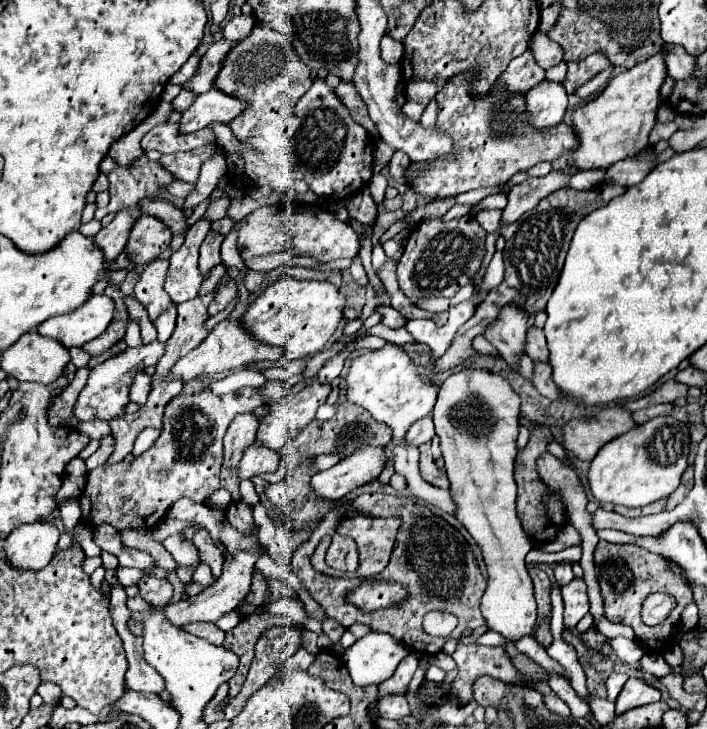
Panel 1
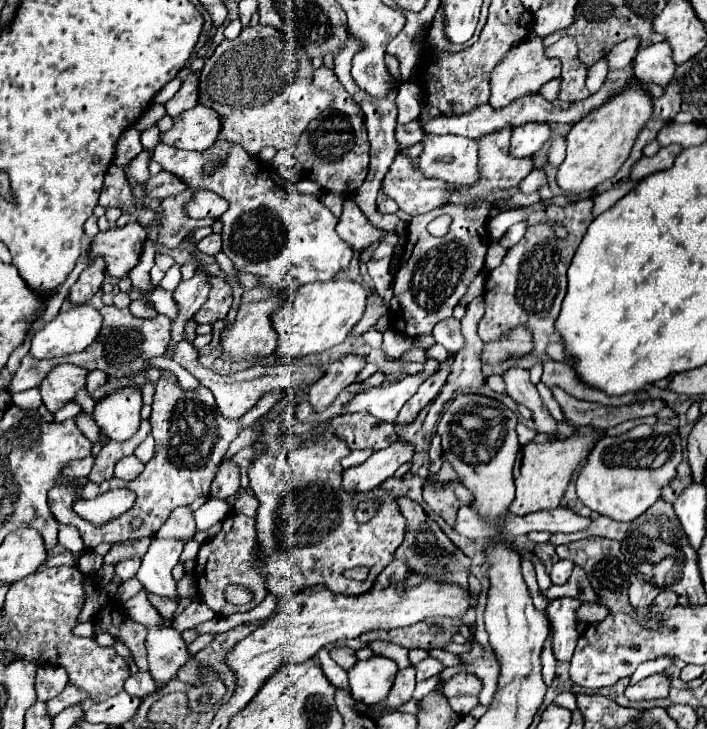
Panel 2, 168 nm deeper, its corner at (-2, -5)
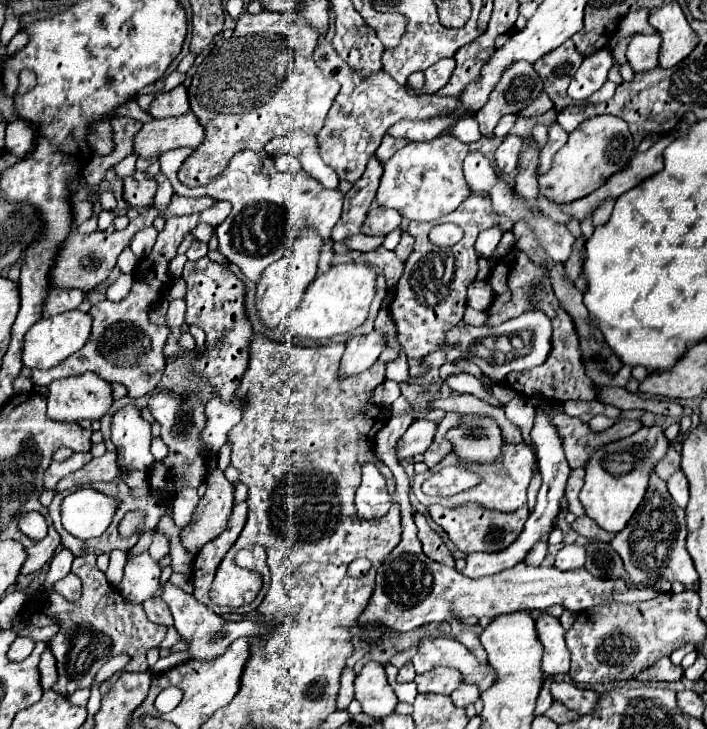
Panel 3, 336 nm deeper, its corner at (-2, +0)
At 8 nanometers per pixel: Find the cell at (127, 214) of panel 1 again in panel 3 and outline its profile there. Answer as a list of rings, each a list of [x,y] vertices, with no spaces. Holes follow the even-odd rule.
[[[52,289],[48,299],[44,301],[44,317],[52,317],[56,313],[78,309],[84,297],[86,293],[82,289]]]

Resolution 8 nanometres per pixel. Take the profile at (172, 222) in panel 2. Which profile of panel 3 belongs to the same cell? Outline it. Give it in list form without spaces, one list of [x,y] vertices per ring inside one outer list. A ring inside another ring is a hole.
[[[218,201],[214,207],[210,207],[202,213],[184,215],[184,217],[176,217],[176,215],[168,217],[164,229],[158,233],[152,253],[138,267],[138,273],[142,273],[142,275],[138,275],[134,279],[130,295],[118,303],[104,299],[104,301],[92,305],[92,309],[88,313],[92,315],[94,323],[92,323],[92,333],[90,333],[90,339],[86,341],[86,345],[52,369],[46,369],[46,371],[32,369],[30,371],[32,383],[34,385],[50,385],[56,379],[64,379],[64,377],[78,375],[84,371],[94,371],[96,375],[100,375],[102,379],[106,379],[110,383],[122,383],[128,389],[130,397],[142,397],[142,395],[150,393],[152,389],[156,389],[156,385],[160,383],[160,377],[164,373],[164,365],[166,365],[162,347],[164,347],[164,341],[168,339],[168,327],[150,323],[148,309],[162,297],[166,285],[170,283],[168,263],[176,255],[176,249],[182,243],[184,233],[192,231],[198,223],[210,223],[212,227],[218,227],[228,217],[230,207],[232,205],[228,205],[228,201]]]

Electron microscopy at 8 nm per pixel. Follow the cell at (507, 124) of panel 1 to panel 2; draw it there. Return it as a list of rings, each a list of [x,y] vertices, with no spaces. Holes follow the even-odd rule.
[[[500,130],[500,134],[488,134],[488,138],[480,138],[478,166],[482,178],[478,186],[470,186],[460,194],[468,194],[472,200],[486,198],[492,192],[516,186],[532,170],[532,158],[512,158],[508,154],[510,134],[510,130]]]

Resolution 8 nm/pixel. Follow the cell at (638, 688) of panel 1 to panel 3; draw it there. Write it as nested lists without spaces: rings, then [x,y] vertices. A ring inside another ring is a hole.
[[[662,657],[658,663],[640,673],[640,681],[680,681],[680,677],[682,677],[682,667],[672,665],[668,657]]]

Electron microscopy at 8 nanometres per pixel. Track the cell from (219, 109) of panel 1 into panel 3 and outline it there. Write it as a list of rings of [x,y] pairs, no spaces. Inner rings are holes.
[[[190,111],[180,117],[166,117],[156,119],[152,123],[144,123],[134,141],[134,153],[146,159],[158,157],[164,151],[176,147],[196,149],[196,145],[204,141],[204,125],[200,125],[200,121],[196,121],[196,115]]]

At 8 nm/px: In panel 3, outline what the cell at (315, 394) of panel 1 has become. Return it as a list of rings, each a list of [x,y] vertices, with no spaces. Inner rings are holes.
[[[370,331],[368,335],[360,337],[350,337],[346,341],[346,351],[340,361],[340,377],[350,377],[370,369],[382,351],[384,341],[378,331]]]

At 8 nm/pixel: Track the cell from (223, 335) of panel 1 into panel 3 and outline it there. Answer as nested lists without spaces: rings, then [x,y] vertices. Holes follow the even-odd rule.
[[[304,229],[304,233],[300,233],[300,237],[292,243],[286,255],[264,271],[256,287],[256,309],[258,309],[258,319],[262,321],[262,325],[266,325],[268,329],[276,329],[300,305],[306,287],[316,277],[320,245],[322,245],[320,235],[316,235],[312,229]]]

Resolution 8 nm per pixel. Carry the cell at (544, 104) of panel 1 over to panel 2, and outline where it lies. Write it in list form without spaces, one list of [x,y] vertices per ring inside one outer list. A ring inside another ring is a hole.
[[[524,124],[516,130],[512,130],[510,154],[516,158],[532,156],[548,138],[550,138],[548,124]]]

